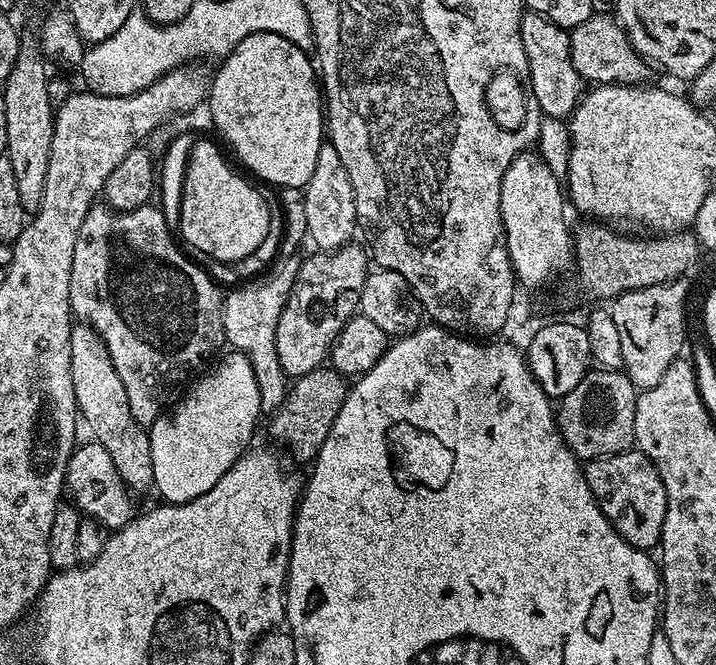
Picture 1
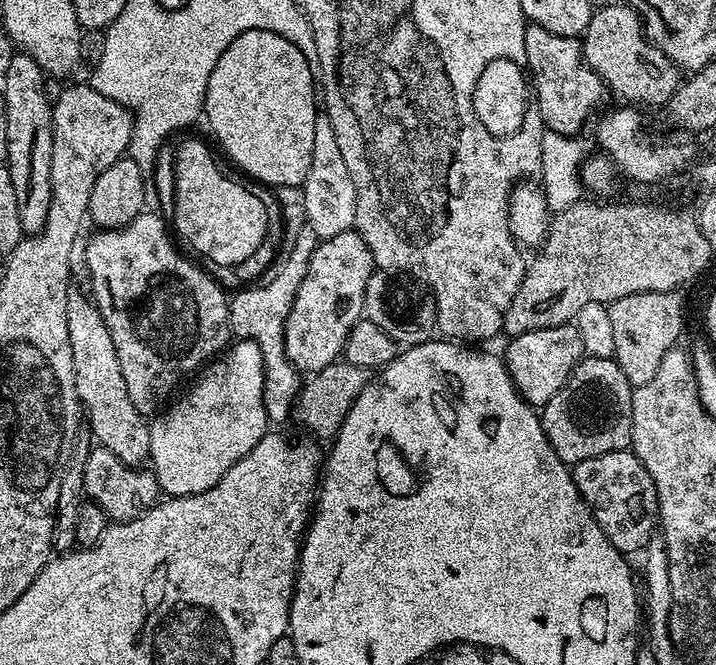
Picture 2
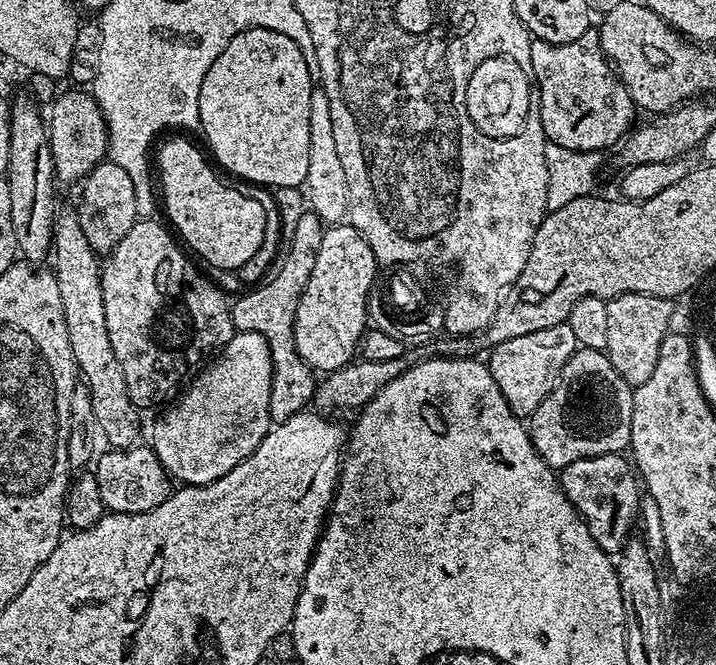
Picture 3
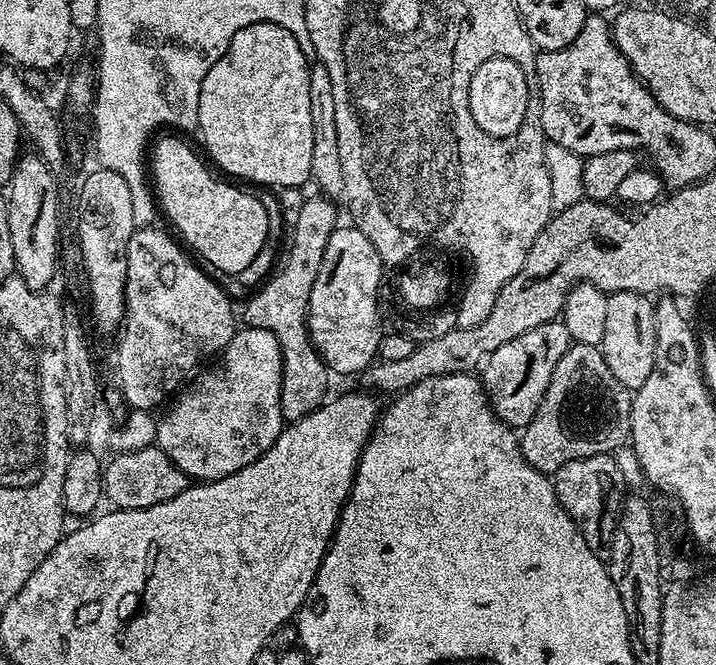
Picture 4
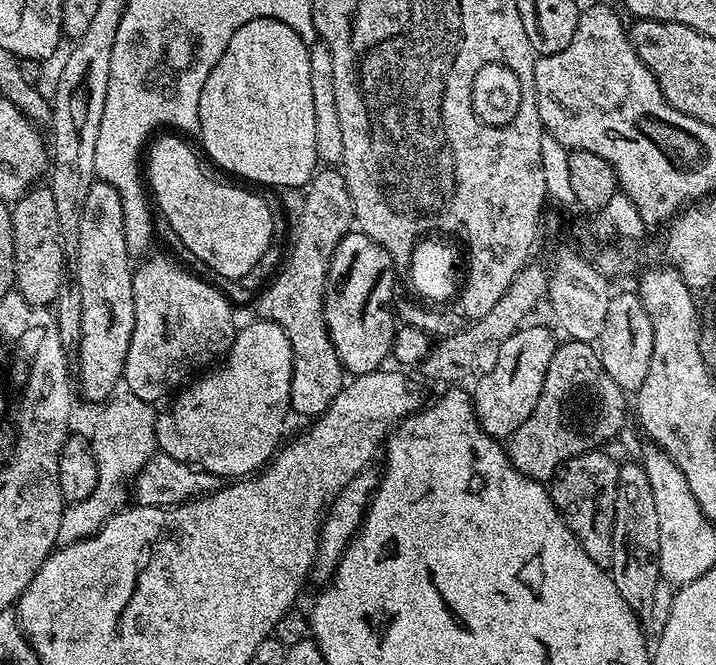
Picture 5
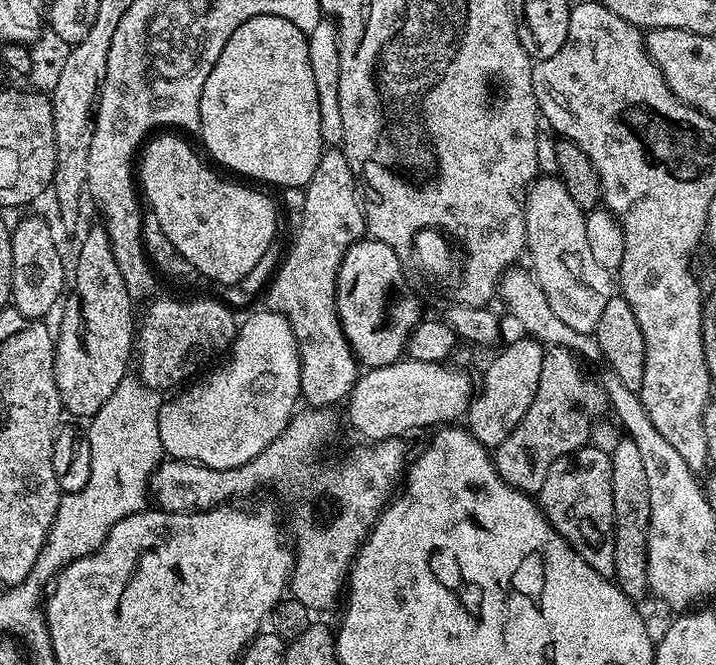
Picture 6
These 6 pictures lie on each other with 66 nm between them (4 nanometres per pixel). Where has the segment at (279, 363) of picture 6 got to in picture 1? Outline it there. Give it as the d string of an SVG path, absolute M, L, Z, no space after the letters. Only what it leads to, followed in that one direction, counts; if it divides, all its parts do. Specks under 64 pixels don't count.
M235 350L229 353L229 356L221 355L203 373L205 376L180 401L177 399L171 405L172 413L170 408L167 414L161 414L147 429L153 462L152 488L165 504L190 502L198 498L198 494L206 494L206 490L210 490L210 486L214 486L214 482L218 482L218 478L222 478L222 474L226 474L226 470L234 467L240 457L249 451L251 444L248 443L256 432L256 423L262 417L258 382L254 378L254 366L250 366L250 358Z

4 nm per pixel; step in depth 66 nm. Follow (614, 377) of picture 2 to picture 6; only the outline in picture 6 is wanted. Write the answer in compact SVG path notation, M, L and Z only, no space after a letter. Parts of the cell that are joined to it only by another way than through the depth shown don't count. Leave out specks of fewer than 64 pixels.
M548 348L545 351L542 358L542 374L538 378L538 394L534 394L534 402L530 402L526 418L522 418L522 422L514 426L514 431L510 438L506 438L506 442L502 442L494 449L498 474L512 488L539 490L542 482L546 482L546 474L550 474L550 466L554 466L559 456L570 454L589 443L593 425L598 418L605 415L603 412L609 407L609 400L607 391L601 385L599 388L584 373L583 366L585 367L578 359L577 353L571 352L568 348Z

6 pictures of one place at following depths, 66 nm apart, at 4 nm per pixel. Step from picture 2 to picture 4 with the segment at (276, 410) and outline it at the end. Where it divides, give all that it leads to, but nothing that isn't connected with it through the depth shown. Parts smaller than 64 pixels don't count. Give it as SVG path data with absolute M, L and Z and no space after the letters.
M315 194L296 212L296 221L291 221L292 245L288 257L279 265L275 274L269 275L258 290L247 297L242 312L242 320L247 327L270 330L278 338L282 350L282 394L280 409L284 411L285 421L300 420L315 408L325 403L324 391L328 388L330 373L324 360L316 353L316 347L308 338L308 303L314 278L318 278L318 266L322 266L322 254L326 254L326 242L338 226L336 208L331 199Z

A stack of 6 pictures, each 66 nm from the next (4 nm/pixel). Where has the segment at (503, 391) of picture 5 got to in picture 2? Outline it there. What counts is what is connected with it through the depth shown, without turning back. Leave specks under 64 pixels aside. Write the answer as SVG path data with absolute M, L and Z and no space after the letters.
M572 322L523 332L521 336L513 336L507 342L508 349L502 352L504 365L508 367L510 378L520 395L533 406L543 406L550 398L554 398L554 394L564 388L566 378L570 378L574 366L586 355L582 338Z

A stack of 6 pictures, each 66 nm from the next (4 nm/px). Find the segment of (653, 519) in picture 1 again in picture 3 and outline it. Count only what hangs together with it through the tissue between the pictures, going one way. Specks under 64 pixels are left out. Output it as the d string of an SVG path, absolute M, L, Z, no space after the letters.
M615 452L582 458L578 462L570 462L570 466L559 469L558 472L566 498L570 498L586 526L590 526L594 542L598 542L600 549L609 554L620 553L624 543L630 539L631 532L628 531L631 530L632 523L637 523L642 499L641 481L633 465L627 459L624 461L624 458Z

